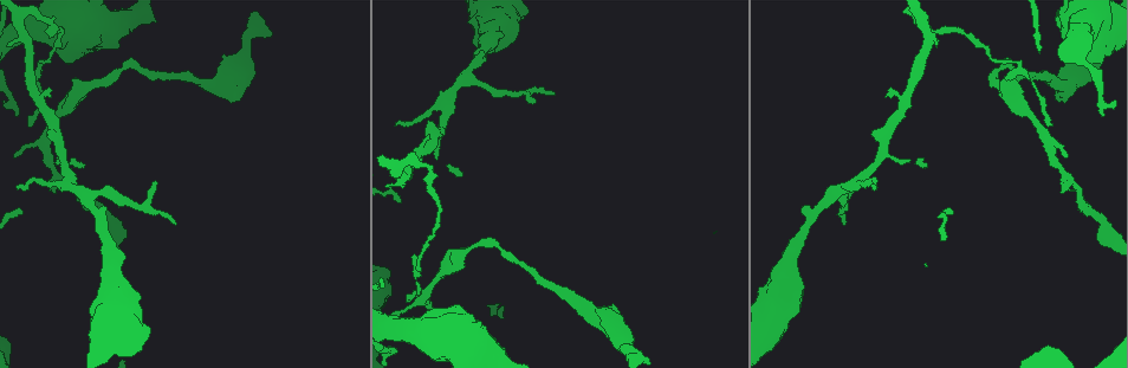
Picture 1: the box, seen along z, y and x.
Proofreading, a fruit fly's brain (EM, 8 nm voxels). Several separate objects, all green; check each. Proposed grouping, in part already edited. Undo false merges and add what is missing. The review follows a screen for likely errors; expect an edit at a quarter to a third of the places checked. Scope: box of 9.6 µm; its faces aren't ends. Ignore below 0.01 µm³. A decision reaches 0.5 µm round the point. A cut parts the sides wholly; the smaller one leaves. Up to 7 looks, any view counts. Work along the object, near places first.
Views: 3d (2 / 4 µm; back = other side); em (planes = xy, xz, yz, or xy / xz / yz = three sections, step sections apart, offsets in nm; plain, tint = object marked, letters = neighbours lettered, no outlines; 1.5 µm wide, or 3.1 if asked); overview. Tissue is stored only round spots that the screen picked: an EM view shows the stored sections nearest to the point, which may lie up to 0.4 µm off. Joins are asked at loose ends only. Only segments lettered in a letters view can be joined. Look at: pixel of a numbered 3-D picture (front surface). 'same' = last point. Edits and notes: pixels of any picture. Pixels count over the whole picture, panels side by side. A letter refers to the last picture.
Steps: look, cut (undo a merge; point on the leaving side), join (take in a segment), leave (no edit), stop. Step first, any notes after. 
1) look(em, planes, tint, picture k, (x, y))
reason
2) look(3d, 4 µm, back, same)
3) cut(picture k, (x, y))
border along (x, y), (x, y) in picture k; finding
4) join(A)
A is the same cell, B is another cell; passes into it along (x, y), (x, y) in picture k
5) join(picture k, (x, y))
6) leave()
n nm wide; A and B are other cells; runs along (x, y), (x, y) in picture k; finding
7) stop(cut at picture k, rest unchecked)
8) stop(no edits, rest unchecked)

look(3d, 2 µm, picture 1, (16, 186))
thin end

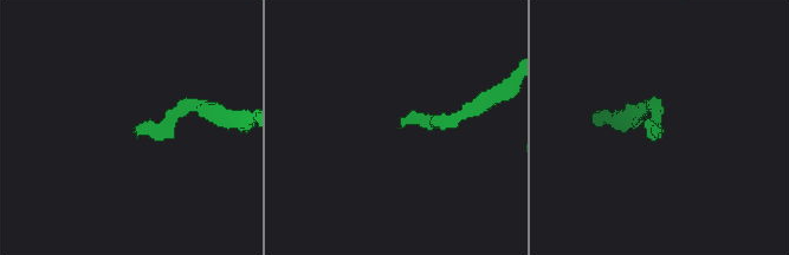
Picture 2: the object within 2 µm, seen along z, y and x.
look(em, planes, letters, picture 2, (135, 132))

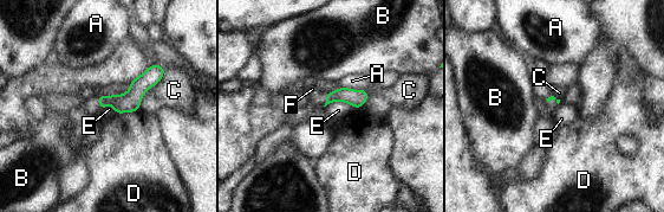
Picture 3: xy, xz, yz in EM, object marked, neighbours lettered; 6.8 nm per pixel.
join(F)
F is the same cell, A, B, C, D and E are other cells; the neuron continues

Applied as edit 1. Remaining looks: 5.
look(3d, 4 µm, back, picture 1, (15, 157))
tapers out

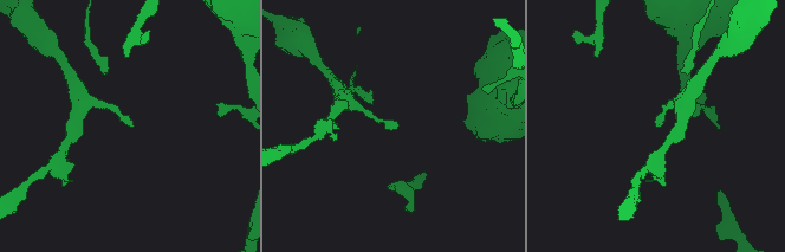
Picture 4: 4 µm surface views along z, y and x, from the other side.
look(em, xy, step 4, letters, picture 4, (657, 123))

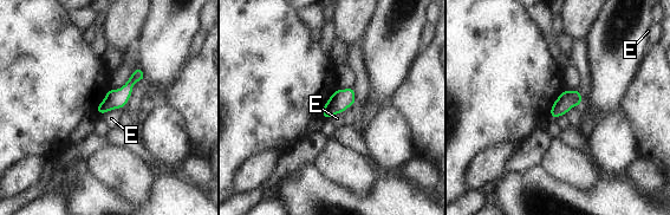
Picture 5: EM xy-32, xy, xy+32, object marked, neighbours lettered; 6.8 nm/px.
leave()
E is another cell; none of them fits

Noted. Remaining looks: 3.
look(em, planes, letters, picture 1, (42, 65))
sharp bend

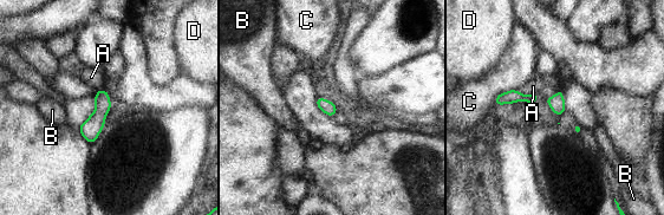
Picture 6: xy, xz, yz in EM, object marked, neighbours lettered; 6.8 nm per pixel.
leave()
90 nm wide; A, B, C and D are other cells; border along (516, 90), (525, 95), (535, 93) in picture 6; all the same neuron

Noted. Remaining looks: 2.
stop(join at picture 3, rest unchecked)

